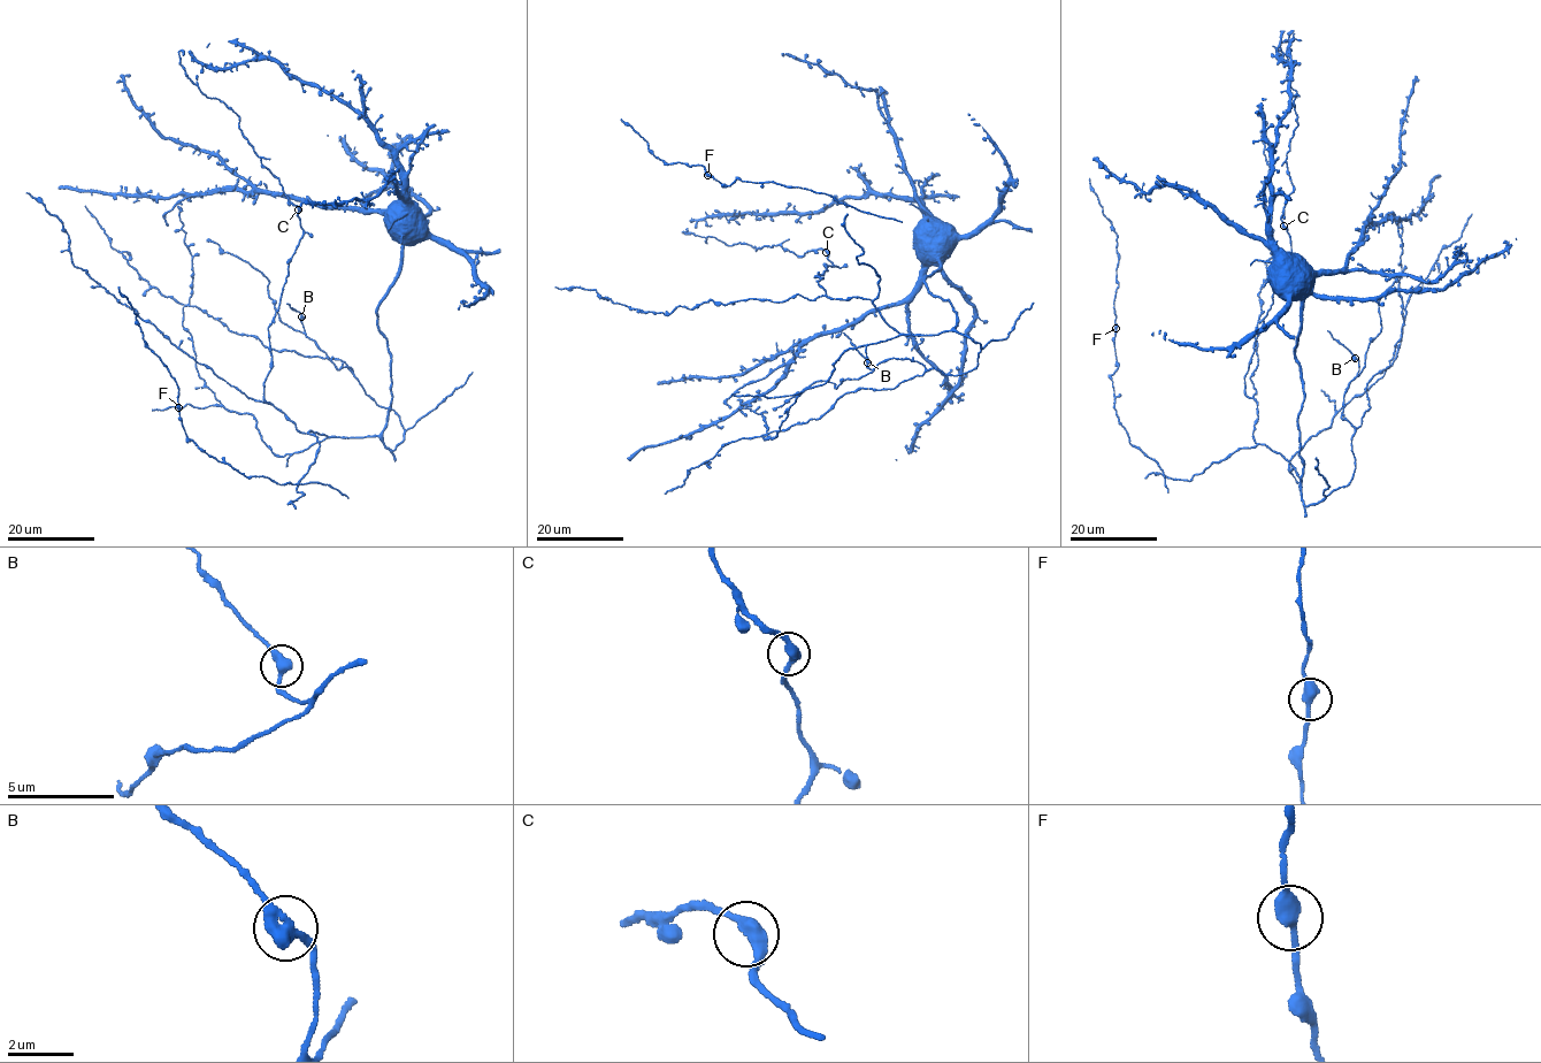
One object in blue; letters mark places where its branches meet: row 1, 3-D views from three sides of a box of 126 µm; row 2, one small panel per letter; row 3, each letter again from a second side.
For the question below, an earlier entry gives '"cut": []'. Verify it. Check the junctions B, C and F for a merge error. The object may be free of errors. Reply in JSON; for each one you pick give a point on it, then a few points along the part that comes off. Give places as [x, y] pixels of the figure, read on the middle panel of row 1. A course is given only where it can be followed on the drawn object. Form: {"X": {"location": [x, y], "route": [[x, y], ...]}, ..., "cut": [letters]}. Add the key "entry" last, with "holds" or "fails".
{"cut": [], "entry": "holds"}

